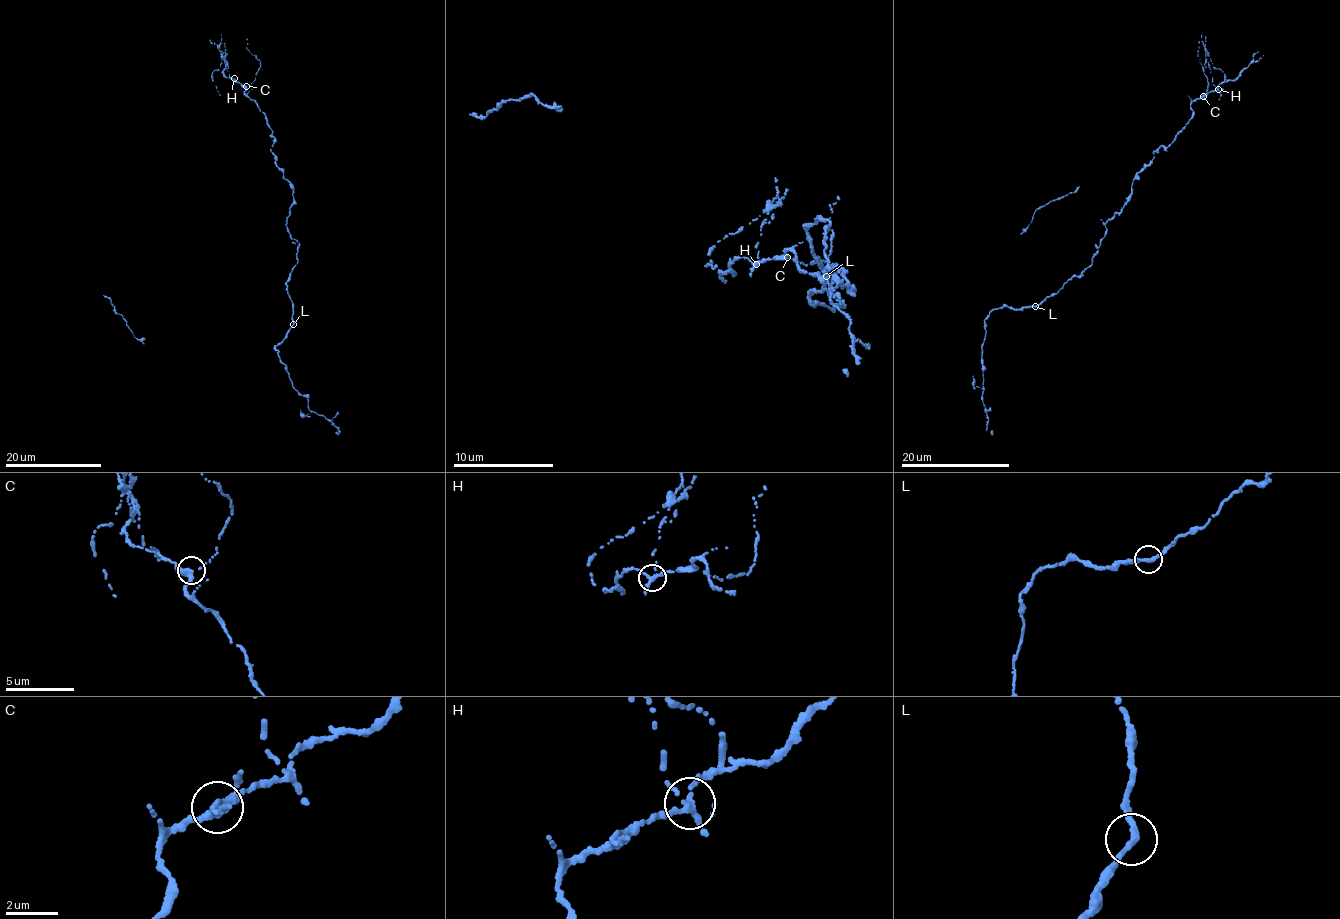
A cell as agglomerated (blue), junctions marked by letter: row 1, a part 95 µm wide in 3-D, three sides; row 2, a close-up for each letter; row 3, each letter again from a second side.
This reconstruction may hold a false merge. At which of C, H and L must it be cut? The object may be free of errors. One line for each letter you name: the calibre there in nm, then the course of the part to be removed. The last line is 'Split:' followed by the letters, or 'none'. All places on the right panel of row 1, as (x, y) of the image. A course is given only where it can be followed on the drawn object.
H: 240 nm | (1218, 89), (1212, 82), (1210, 60), (1213, 67), (1224, 74), (1219, 99)
Split: H

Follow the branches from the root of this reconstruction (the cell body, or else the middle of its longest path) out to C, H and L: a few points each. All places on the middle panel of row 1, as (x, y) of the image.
C: (834, 308), (845, 306), (833, 280), (853, 290), (844, 271), (812, 275), (787, 257)
H: (834, 308), (845, 306), (833, 280), (853, 290), (844, 271), (812, 275), (789, 250), (755, 263)
L: (834, 308), (832, 311), (810, 298), (810, 291), (823, 290), (822, 285), (826, 283), (822, 280), (826, 276)

